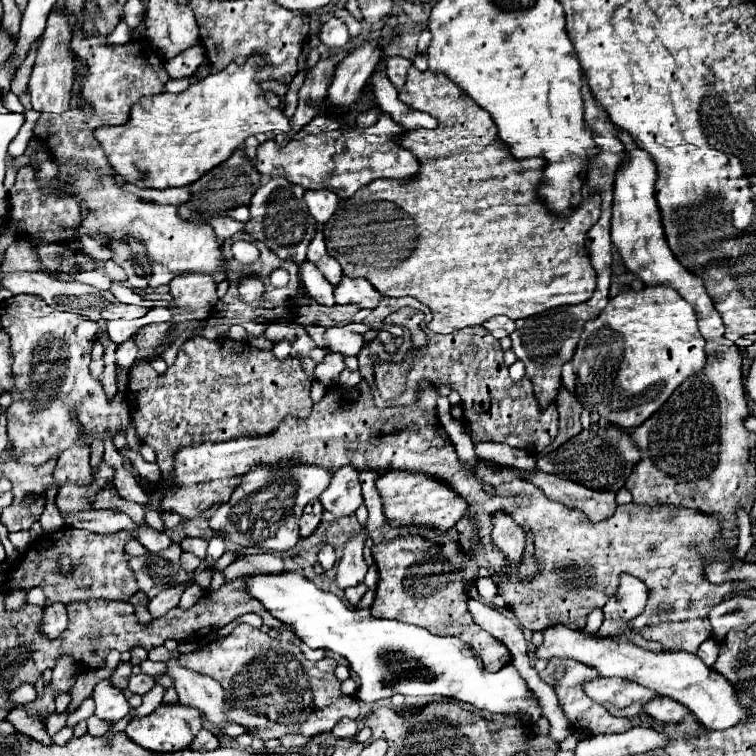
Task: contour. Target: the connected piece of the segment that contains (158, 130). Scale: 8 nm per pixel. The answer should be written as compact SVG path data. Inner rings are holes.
M258 56L256 60L248 60L244 66L230 64L222 72L208 74L202 82L190 84L182 94L158 94L152 98L142 98L130 110L130 118L126 124L118 126L100 126L94 136L106 152L106 158L114 172L124 178L124 182L136 184L140 188L172 188L172 186L188 186L210 172L214 166L226 162L236 148L244 144L244 140L252 134L260 132L290 132L290 120L284 116L280 108L270 108L264 102L264 94L260 86L254 82L258 72Z

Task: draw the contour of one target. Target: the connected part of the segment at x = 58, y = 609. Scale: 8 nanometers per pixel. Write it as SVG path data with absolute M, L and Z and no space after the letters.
M50 604L44 608L44 616L42 616L42 624L40 624L40 632L46 638L58 638L68 624L68 616L66 616L66 606L64 604Z

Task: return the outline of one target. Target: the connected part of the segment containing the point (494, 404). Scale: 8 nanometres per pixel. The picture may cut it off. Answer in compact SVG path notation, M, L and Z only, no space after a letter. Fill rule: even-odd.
M470 326L470 328L460 328L450 334L434 334L428 328L424 328L428 342L424 348L420 348L412 360L412 370L410 376L428 376L428 382L434 386L450 386L462 396L462 410L464 410L464 420L470 428L472 442L504 442L514 448L526 448L532 454L542 452L558 432L558 410L554 404L550 404L546 410L538 408L538 402L532 392L532 382L530 378L522 378L520 382L514 382L508 376L508 368L502 360L502 348L500 342L490 336L482 326Z

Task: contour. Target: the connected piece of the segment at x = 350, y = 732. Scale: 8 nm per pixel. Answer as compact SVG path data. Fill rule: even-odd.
M340 720L334 728L332 728L332 734L336 738L354 738L358 732L356 728L356 720Z

